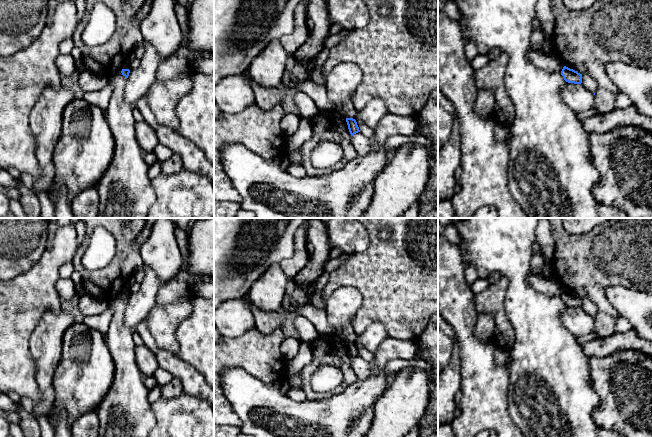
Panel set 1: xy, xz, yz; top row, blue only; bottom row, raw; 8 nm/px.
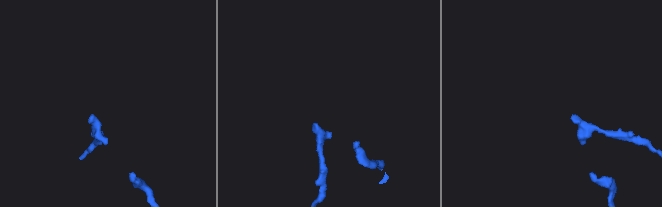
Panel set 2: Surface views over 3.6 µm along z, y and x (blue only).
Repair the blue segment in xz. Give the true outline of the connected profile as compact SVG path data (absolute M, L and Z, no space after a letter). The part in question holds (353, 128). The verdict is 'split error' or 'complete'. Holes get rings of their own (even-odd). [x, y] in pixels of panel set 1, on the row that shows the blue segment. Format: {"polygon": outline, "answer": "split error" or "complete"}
{"polygon": "M346 118L346 122L347 122L348 129L349 129L349 132L351 134L351 136L353 136L354 134L360 132L359 127L358 127L357 122L356 122L355 119Z", "answer": "complete"}

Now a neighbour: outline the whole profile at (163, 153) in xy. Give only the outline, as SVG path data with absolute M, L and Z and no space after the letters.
M160 143L155 147L153 152L156 155L158 162L160 163L168 160L174 154L171 149Z

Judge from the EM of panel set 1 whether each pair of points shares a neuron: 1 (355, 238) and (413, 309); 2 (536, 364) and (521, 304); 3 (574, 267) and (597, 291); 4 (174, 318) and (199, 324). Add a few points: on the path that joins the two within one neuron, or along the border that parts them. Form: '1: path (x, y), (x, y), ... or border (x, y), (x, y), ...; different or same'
1: border (366, 228), (369, 245), (363, 251), (351, 255); different
2: path (536, 349), (536, 319); same
3: path (580, 273), (592, 285); same
4: border (193, 298), (191, 313), (177, 327), (178, 343); different

